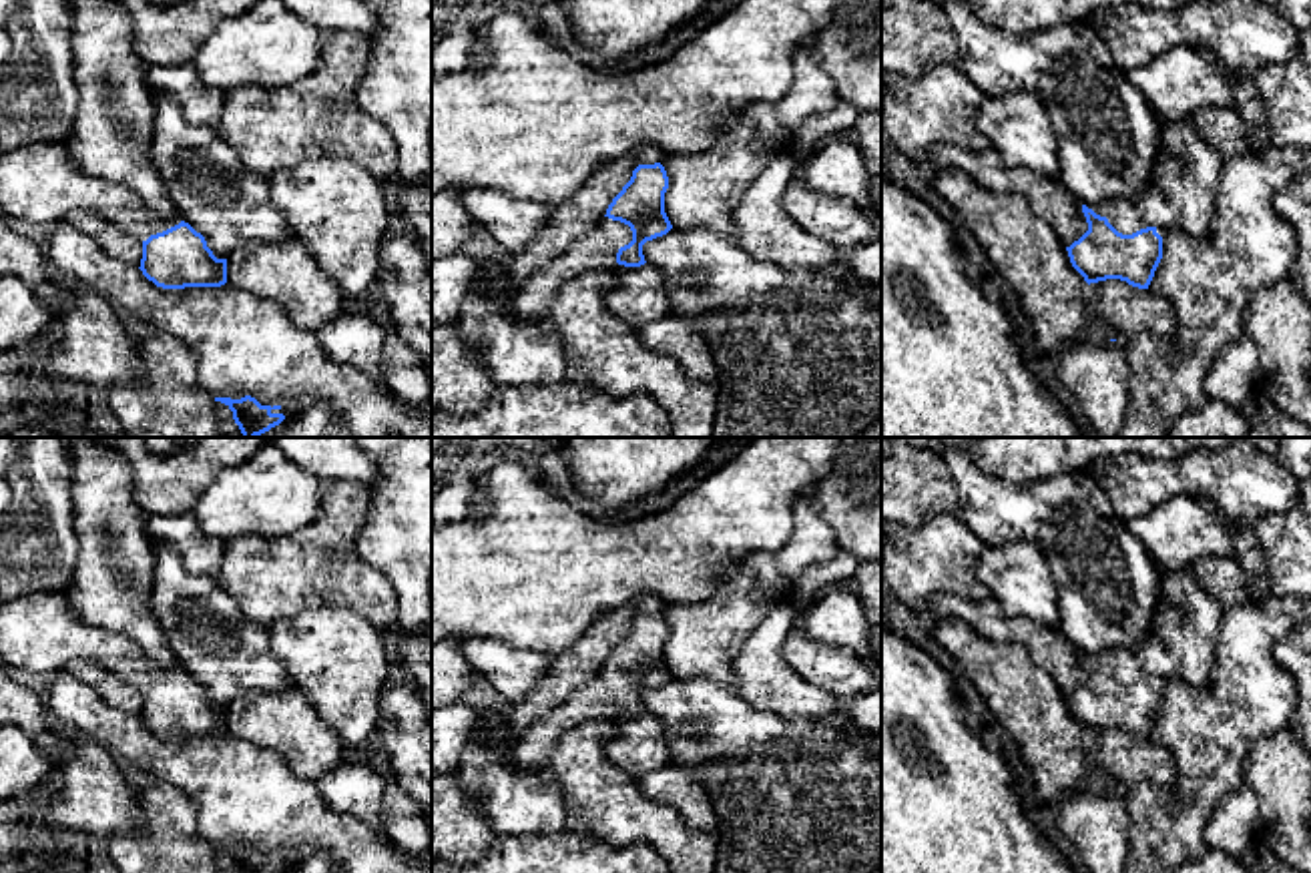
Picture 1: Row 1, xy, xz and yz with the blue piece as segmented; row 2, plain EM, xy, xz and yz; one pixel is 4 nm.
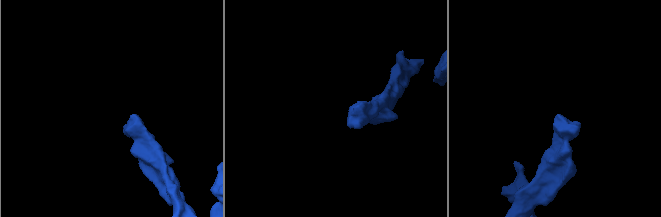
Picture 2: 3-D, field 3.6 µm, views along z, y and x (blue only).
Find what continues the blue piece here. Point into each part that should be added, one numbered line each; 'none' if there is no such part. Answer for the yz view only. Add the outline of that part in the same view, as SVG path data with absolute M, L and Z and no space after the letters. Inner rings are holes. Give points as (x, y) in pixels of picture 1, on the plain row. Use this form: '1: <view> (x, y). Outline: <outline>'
1: yz (1123, 665). Outline: M1116 648L1086 656L1092 658L1096 664L1106 666L1108 672L1122 684L1132 684L1140 678L1150 676L1132 650Z

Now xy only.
1: xy (39, 635). Outline: M66 590L52 594L20 596L0 604L0 656L12 672L50 676L74 658L88 658L114 672L116 678L139 690L163 682L183 670L179 662L157 664L126 634L90 626L70 610Z

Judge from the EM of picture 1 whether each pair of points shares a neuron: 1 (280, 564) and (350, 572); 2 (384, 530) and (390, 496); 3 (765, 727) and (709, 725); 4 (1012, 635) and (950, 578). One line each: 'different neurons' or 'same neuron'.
1: same neuron
2: same neuron
3: same neuron
4: different neurons

